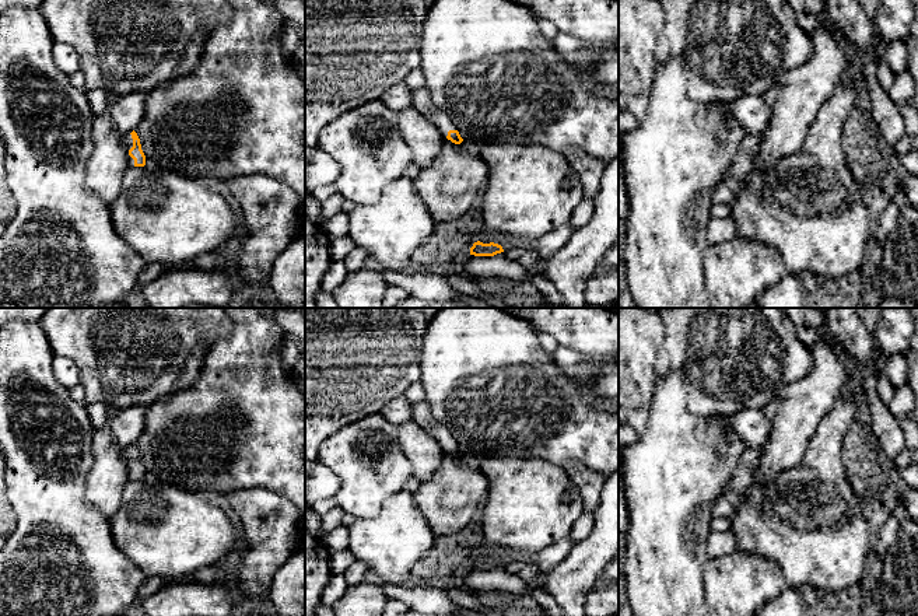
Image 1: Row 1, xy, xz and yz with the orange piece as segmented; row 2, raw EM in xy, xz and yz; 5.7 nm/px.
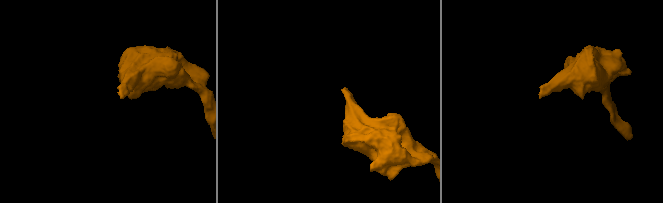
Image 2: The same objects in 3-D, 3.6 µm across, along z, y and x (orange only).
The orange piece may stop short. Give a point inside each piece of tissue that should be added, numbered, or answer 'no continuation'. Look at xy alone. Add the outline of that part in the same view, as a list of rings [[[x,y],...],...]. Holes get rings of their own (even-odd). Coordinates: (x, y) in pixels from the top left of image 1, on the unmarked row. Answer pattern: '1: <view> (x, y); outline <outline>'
1: xy (126, 454); outline [[[127,447],[122,451],[122,458],[125,461],[125,463],[127,465],[127,477],[129,477],[129,482],[130,480],[134,480],[134,473],[129,469],[129,463],[133,461],[133,452],[132,452],[132,448]]]

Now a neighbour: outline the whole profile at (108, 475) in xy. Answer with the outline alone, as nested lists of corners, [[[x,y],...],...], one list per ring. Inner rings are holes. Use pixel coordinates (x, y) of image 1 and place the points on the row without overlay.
[[[108,407],[106,423],[94,433],[94,461],[85,482],[85,500],[97,507],[108,521],[120,507],[122,491],[129,482],[122,449],[109,430],[109,419],[116,412],[116,407]]]

